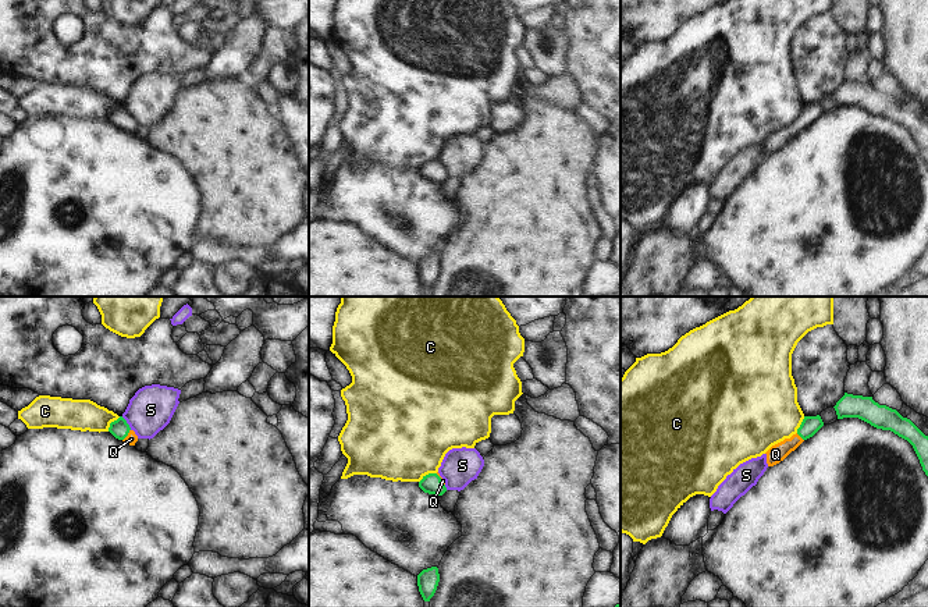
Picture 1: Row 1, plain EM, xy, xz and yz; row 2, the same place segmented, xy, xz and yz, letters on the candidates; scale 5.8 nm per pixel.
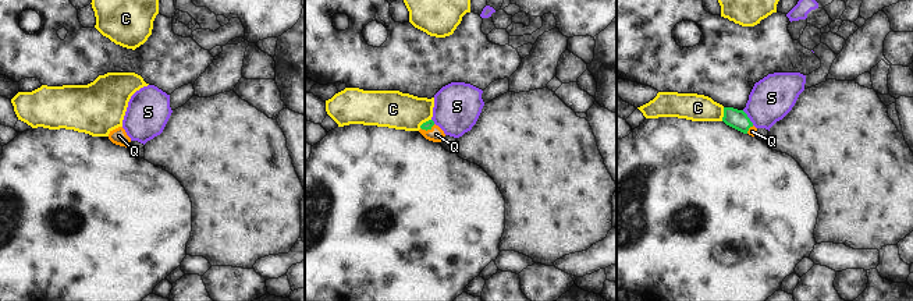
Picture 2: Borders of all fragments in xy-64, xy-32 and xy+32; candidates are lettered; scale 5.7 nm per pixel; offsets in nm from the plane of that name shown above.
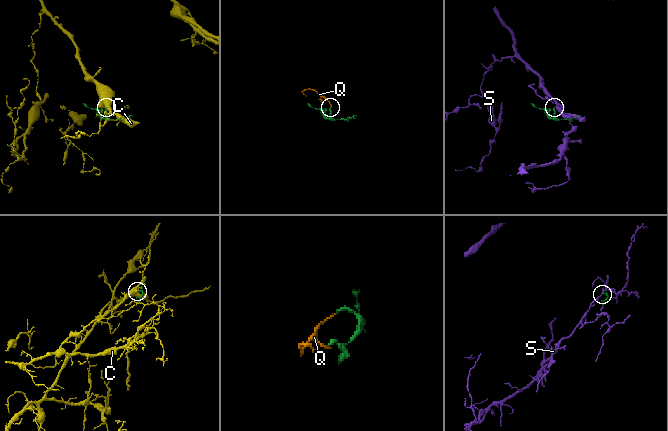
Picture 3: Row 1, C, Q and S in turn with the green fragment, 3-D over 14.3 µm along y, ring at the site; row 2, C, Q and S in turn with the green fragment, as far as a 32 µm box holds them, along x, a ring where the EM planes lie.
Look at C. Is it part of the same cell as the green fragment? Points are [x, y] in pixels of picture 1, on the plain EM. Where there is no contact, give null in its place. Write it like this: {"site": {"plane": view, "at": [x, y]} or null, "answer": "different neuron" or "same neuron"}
{"site": {"plane": "xz", "at": [429, 162]}, "answer": "different neuron"}

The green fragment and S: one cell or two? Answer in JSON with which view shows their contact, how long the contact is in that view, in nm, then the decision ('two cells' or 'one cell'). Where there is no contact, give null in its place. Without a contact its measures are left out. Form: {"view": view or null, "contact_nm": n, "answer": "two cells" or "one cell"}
{"view": "xy", "contact_nm": 100, "answer": "two cells"}

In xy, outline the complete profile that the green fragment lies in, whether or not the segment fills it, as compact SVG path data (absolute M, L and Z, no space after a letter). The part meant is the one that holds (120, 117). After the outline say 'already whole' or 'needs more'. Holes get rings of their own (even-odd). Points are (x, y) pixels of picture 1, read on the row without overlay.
M122 104L110 111L109 120L115 127L122 128L125 132L135 134L135 131L138 129L138 124Z; needs more

